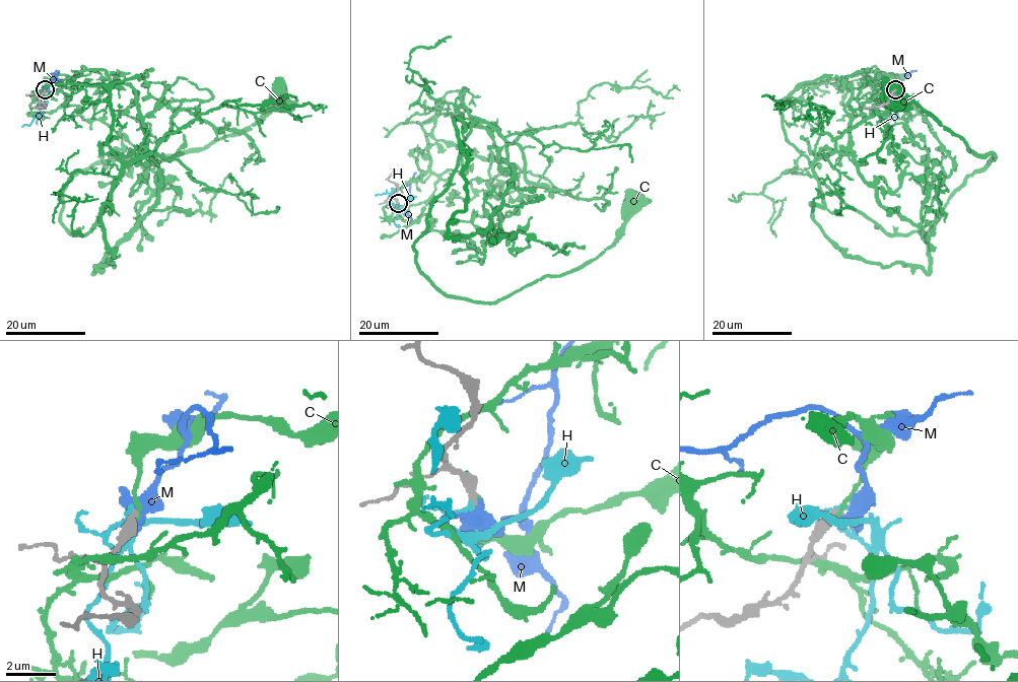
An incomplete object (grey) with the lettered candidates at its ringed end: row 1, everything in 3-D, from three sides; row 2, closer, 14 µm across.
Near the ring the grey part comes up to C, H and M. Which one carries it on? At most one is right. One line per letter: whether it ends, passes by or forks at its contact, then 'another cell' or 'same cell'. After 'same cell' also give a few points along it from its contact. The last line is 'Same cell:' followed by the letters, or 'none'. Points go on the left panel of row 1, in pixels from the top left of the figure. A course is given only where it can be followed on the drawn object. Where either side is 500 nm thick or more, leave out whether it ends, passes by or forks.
C: it ends; another cell
H: it ends; another cell
M: it passes by; another cell
Same cell: none

